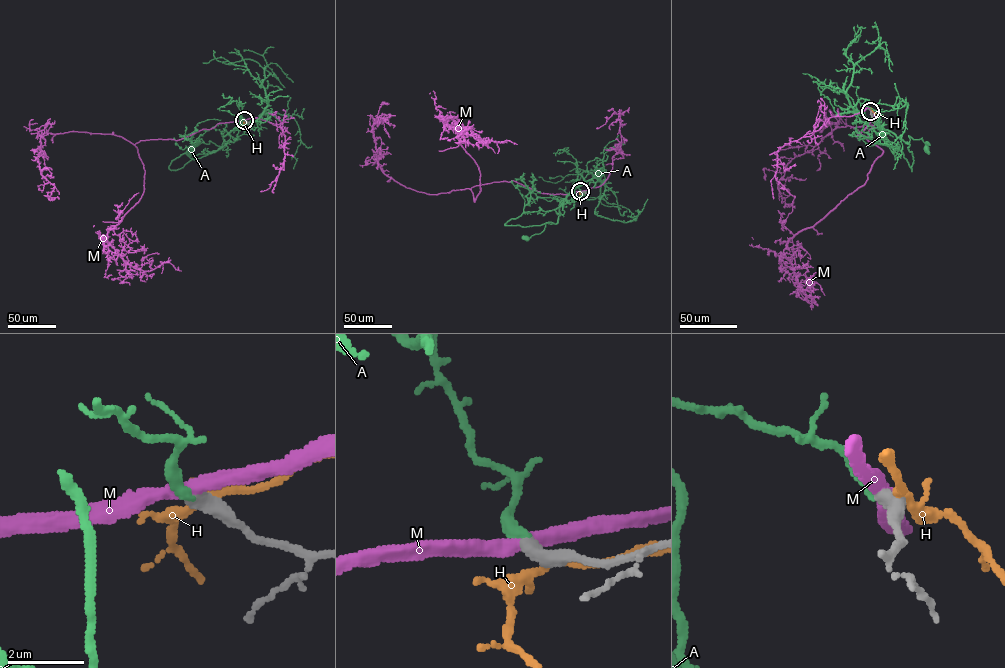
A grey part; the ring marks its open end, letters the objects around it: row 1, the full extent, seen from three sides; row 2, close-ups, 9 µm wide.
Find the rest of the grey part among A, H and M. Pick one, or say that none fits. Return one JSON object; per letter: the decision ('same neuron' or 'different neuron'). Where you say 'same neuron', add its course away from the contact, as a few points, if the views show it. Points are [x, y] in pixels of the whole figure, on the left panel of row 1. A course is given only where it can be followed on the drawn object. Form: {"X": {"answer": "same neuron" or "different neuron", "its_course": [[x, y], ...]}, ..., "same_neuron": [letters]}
{"A": {"answer": "same neuron", "its_course": [[244, 120], [240, 116], [242, 124], [224, 136], [222, 146], [210, 141], [208, 144], [190, 146], [190, 152]]}, "H": {"answer": "different neuron"}, "M": {"answer": "different neuron"}, "same_neuron": ["A"]}

